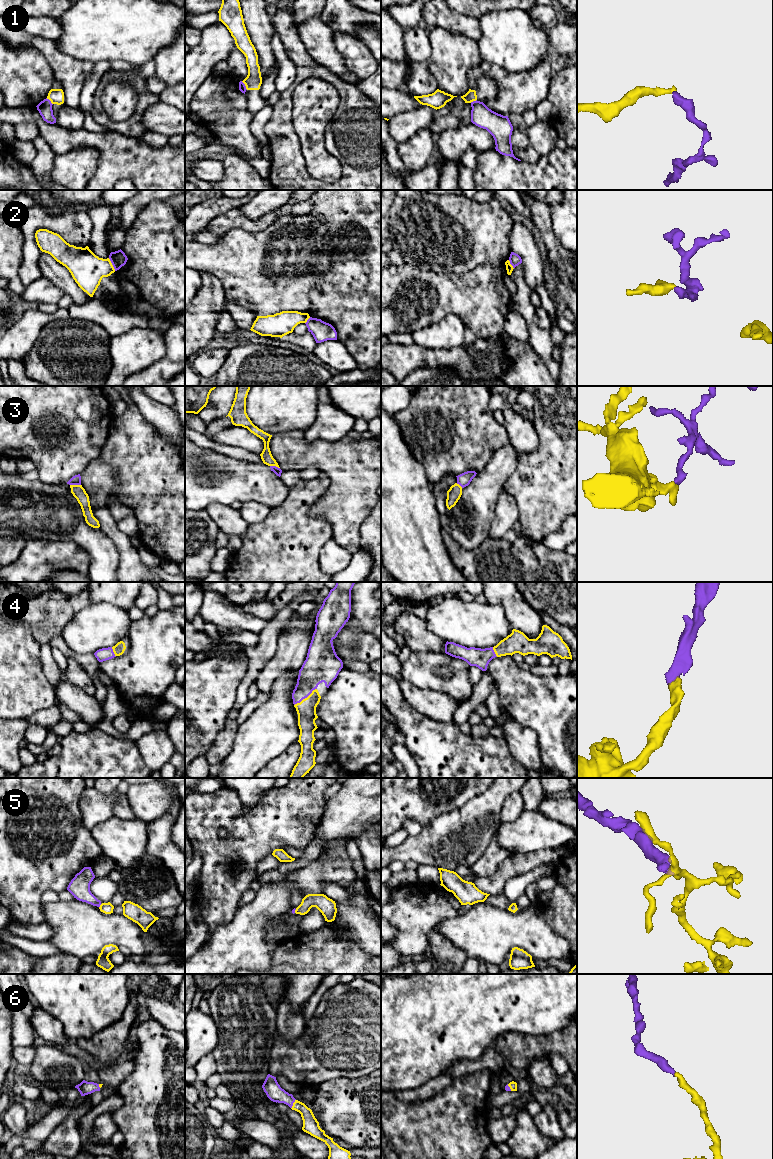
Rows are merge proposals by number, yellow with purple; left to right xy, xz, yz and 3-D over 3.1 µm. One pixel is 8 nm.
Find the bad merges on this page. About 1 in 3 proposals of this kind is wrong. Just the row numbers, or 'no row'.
1, 2, 3, 5

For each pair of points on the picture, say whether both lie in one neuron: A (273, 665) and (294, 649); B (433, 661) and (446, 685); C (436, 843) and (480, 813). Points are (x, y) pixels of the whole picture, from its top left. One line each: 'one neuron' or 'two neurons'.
A: one neuron
B: one neuron
C: one neuron

